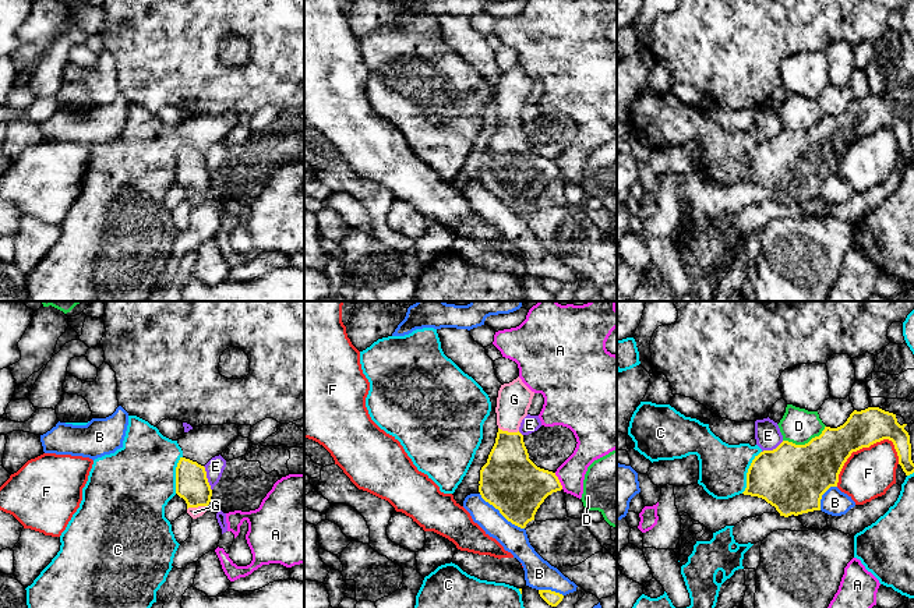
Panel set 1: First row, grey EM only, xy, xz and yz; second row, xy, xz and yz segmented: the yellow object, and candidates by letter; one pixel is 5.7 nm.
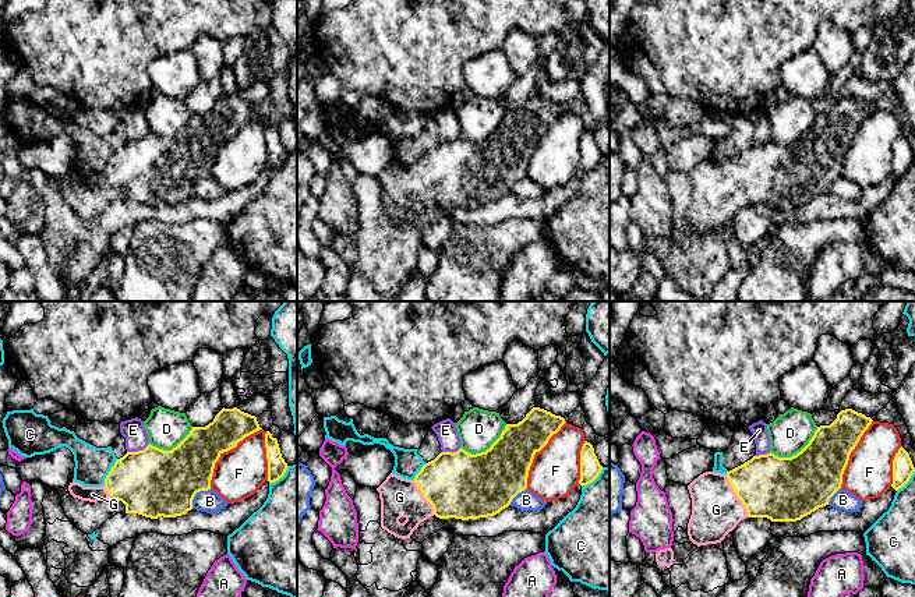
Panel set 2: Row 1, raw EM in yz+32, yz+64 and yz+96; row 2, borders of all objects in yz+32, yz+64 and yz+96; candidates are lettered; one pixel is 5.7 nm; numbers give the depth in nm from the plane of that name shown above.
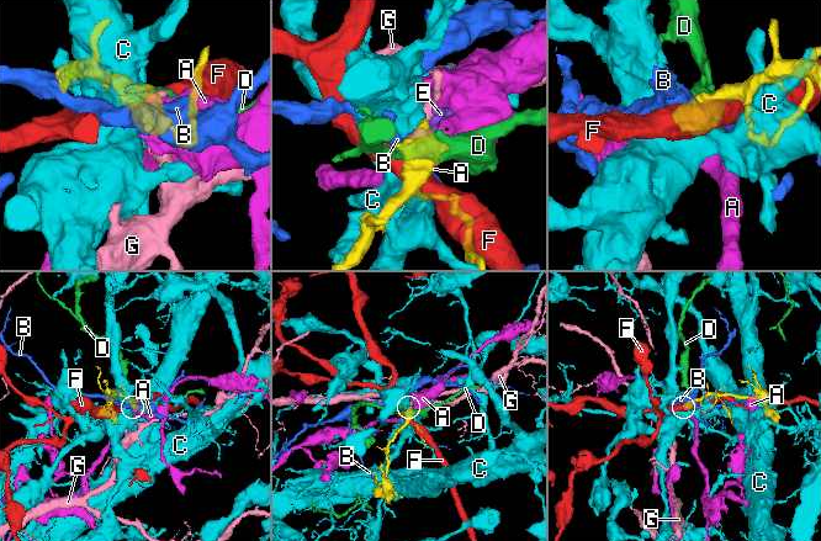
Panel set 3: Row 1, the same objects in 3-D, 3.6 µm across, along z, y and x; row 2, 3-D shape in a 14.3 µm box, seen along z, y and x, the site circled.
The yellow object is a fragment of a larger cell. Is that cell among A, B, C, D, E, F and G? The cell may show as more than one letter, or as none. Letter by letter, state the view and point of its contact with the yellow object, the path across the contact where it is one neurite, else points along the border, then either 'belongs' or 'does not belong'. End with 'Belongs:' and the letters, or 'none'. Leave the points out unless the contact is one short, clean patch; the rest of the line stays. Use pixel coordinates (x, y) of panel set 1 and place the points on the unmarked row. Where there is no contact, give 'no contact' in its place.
A: contact xz (558, 169); border xz (554, 161), (563, 176); does not belong
B: contact xz (501, 201); does not belong
C: contact yz (748, 159); does not belong
D: contact yz (805, 131); does not belong
E: contact xy (207, 166); border xy (203, 154), (211, 177); does not belong
F: contact yz (856, 138); does not belong
G: contact xy (197, 194); way xy (191, 172), (197, 180), (197, 194), (194, 200); belongs
Belongs: G

